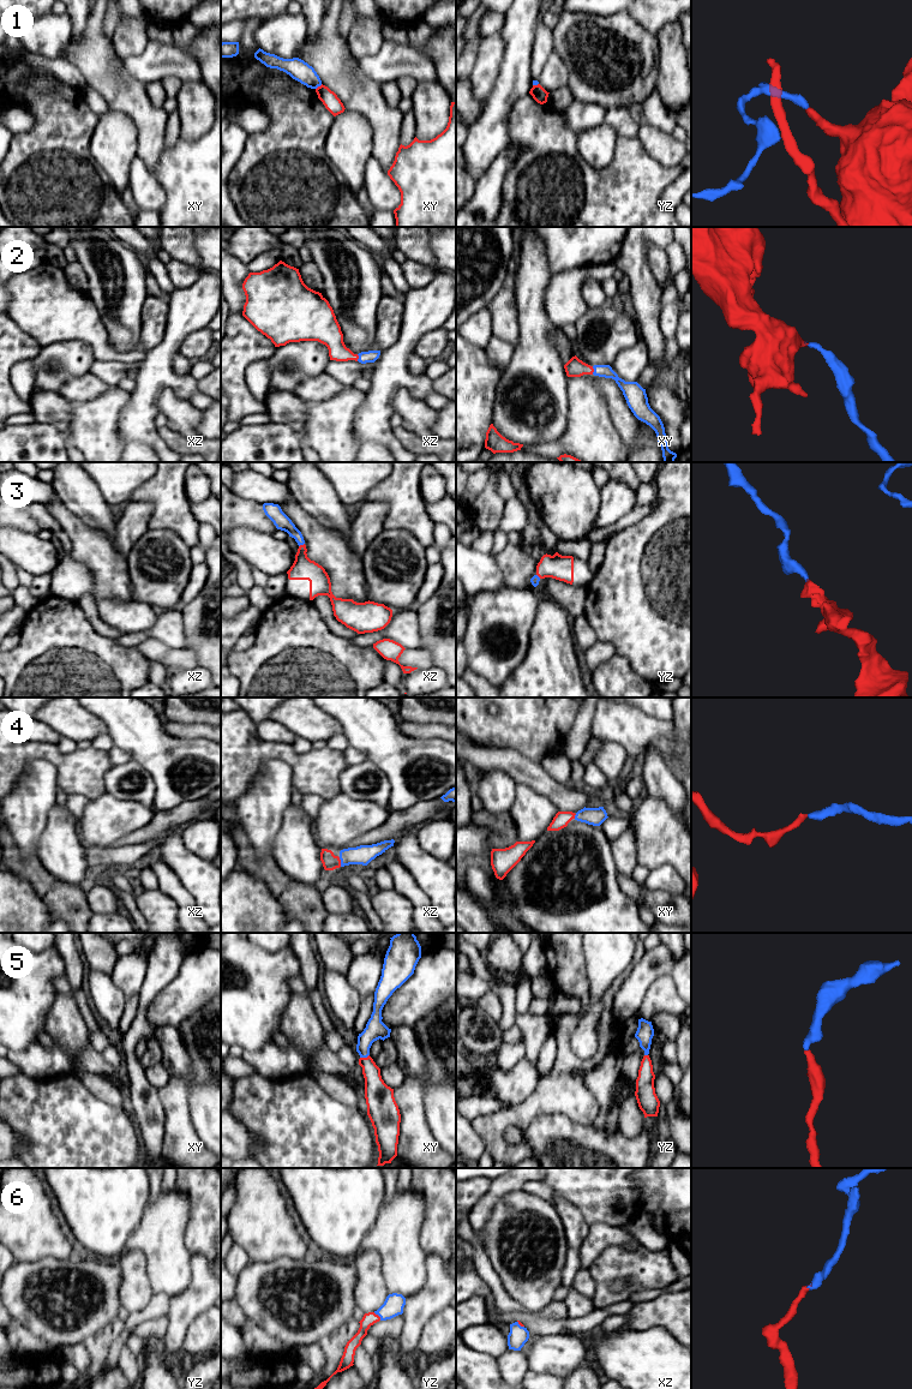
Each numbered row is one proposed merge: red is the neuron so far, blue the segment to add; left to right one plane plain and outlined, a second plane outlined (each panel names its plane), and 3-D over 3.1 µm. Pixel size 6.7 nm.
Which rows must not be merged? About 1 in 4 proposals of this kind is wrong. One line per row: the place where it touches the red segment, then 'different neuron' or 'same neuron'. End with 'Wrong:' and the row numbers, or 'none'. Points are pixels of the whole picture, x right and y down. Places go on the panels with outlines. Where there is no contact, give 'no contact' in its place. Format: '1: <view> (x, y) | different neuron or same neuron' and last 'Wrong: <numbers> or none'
1: xy (318, 87) | different neuron
2: xy (593, 370) | same neuron
3: xz (301, 545) | same neuron
4: xz (340, 862) | same neuron
5: xy (364, 1058) | same neuron
6: yz (378, 1316) | same neuron
Wrong: 1

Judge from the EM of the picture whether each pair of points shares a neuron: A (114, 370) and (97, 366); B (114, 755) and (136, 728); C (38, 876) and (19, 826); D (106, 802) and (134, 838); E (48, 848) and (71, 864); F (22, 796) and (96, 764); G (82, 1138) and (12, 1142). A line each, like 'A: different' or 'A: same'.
A: same
B: different
C: different
D: different
E: same
F: different
G: different

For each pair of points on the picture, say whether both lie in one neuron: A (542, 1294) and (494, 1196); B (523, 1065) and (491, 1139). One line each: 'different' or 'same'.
A: different
B: different

